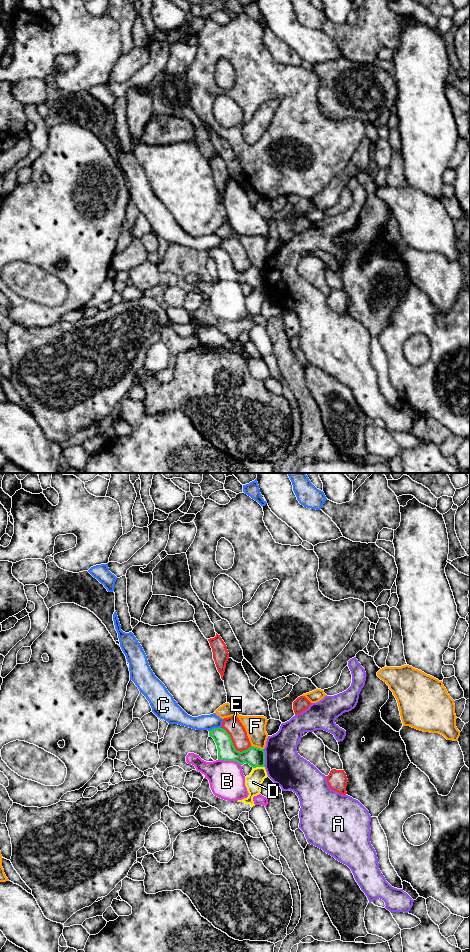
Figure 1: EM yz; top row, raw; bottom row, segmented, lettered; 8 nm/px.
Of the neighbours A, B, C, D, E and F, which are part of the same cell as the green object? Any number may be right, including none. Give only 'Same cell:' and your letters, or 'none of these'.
Same cell: none of these

